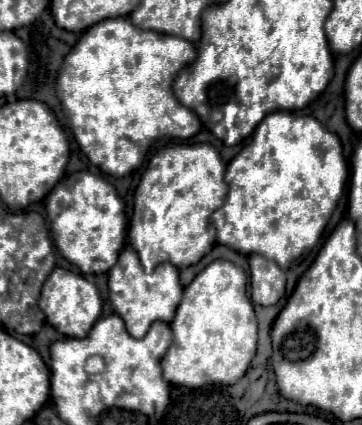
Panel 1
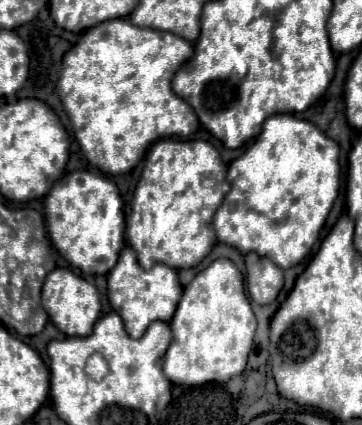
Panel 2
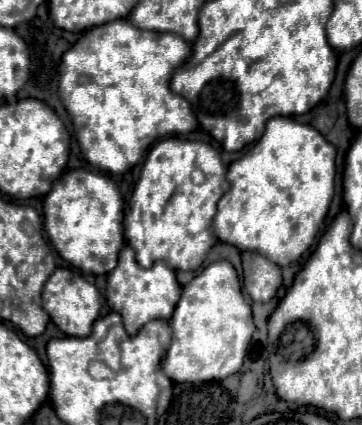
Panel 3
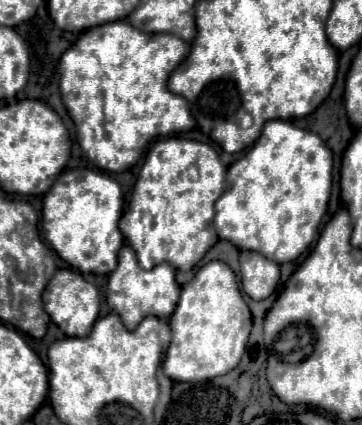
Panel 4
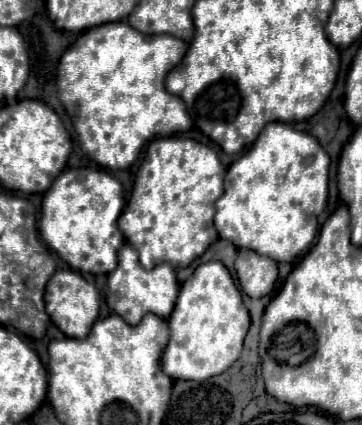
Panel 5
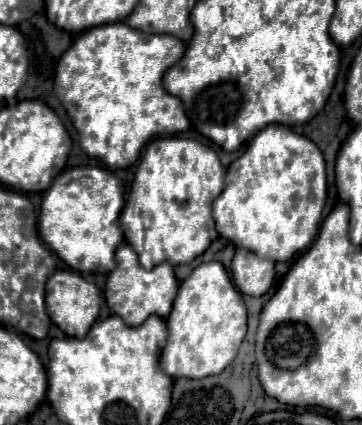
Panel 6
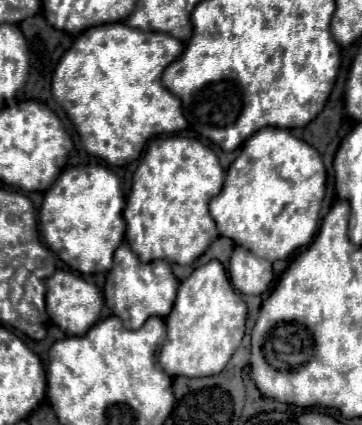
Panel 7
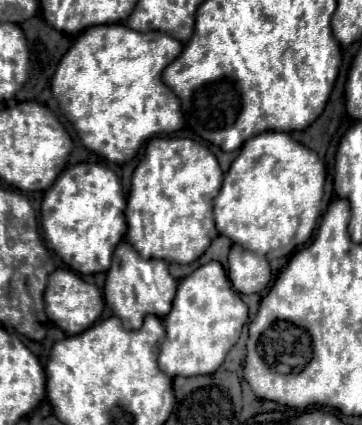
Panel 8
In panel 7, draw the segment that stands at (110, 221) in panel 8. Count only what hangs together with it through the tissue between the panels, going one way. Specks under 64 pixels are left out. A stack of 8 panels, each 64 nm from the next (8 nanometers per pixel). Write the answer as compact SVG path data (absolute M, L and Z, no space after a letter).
M102 166L66 168L40 206L40 232L50 250L58 254L70 268L82 274L108 272L112 268L114 250L124 240L124 194L118 176Z

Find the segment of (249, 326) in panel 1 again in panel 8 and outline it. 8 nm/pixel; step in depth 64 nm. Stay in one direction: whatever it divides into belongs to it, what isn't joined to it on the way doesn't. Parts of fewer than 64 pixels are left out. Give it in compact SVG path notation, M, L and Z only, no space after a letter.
M208 262L180 280L174 306L164 318L166 340L162 344L158 364L168 376L202 376L214 374L232 346L236 346L248 308L234 292L220 262Z

